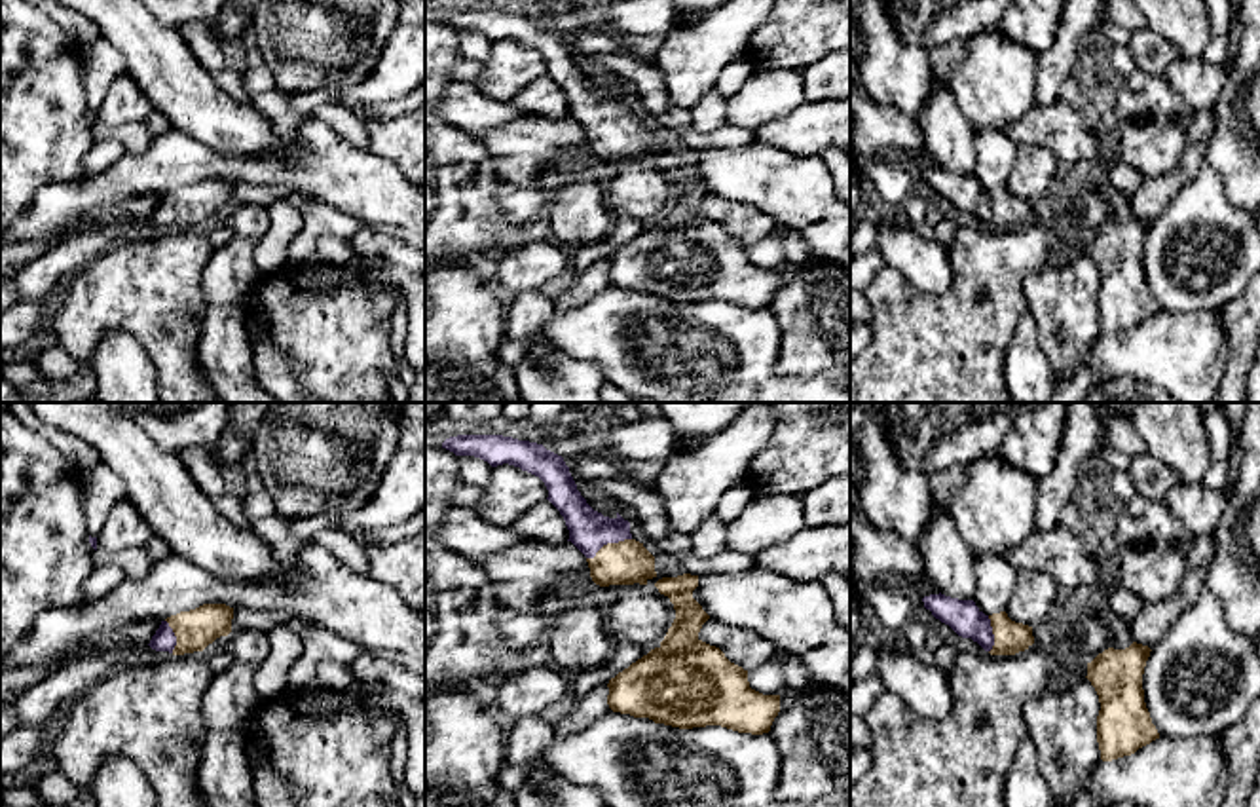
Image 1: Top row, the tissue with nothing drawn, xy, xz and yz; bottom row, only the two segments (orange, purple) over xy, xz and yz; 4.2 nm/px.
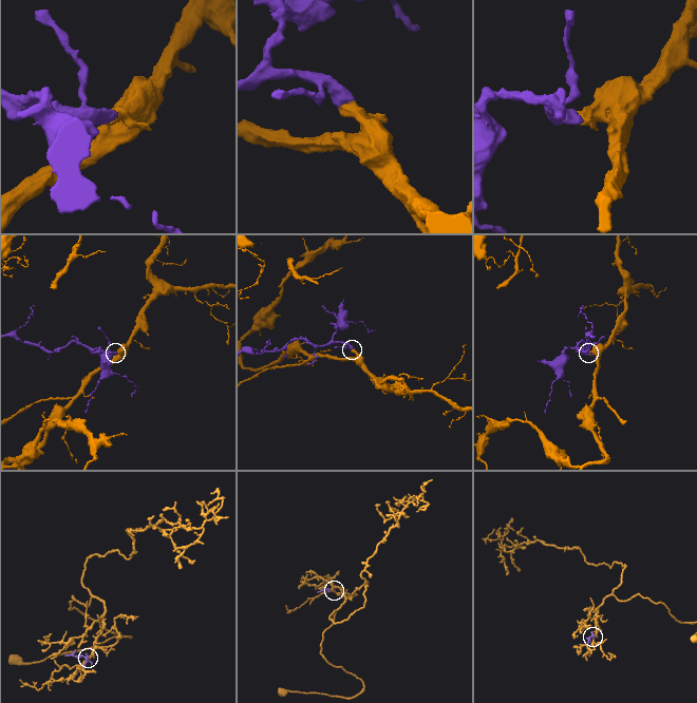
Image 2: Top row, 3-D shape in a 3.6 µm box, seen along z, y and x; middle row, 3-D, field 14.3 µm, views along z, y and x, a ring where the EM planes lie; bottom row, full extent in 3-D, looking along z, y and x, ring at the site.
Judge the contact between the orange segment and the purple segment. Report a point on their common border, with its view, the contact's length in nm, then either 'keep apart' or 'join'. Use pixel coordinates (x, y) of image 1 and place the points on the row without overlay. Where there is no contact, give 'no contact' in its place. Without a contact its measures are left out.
xz (608, 118) | 220 nm | join

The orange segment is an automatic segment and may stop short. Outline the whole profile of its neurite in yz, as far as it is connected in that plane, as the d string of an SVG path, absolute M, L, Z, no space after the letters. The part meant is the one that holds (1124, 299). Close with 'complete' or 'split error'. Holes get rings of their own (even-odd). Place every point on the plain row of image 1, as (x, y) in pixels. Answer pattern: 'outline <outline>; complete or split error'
outline M1133 216L1125 224L1108 222L1087 237L1087 254L1101 277L1097 317L1102 336L1135 328L1159 313L1144 277L1142 249L1150 222Z; complete

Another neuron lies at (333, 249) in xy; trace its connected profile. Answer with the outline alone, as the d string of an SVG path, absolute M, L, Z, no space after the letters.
M323 234L317 241L317 258L338 268L353 266L359 258L349 235Z

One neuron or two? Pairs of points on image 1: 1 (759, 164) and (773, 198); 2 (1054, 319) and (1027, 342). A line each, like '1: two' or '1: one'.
1: one
2: two

